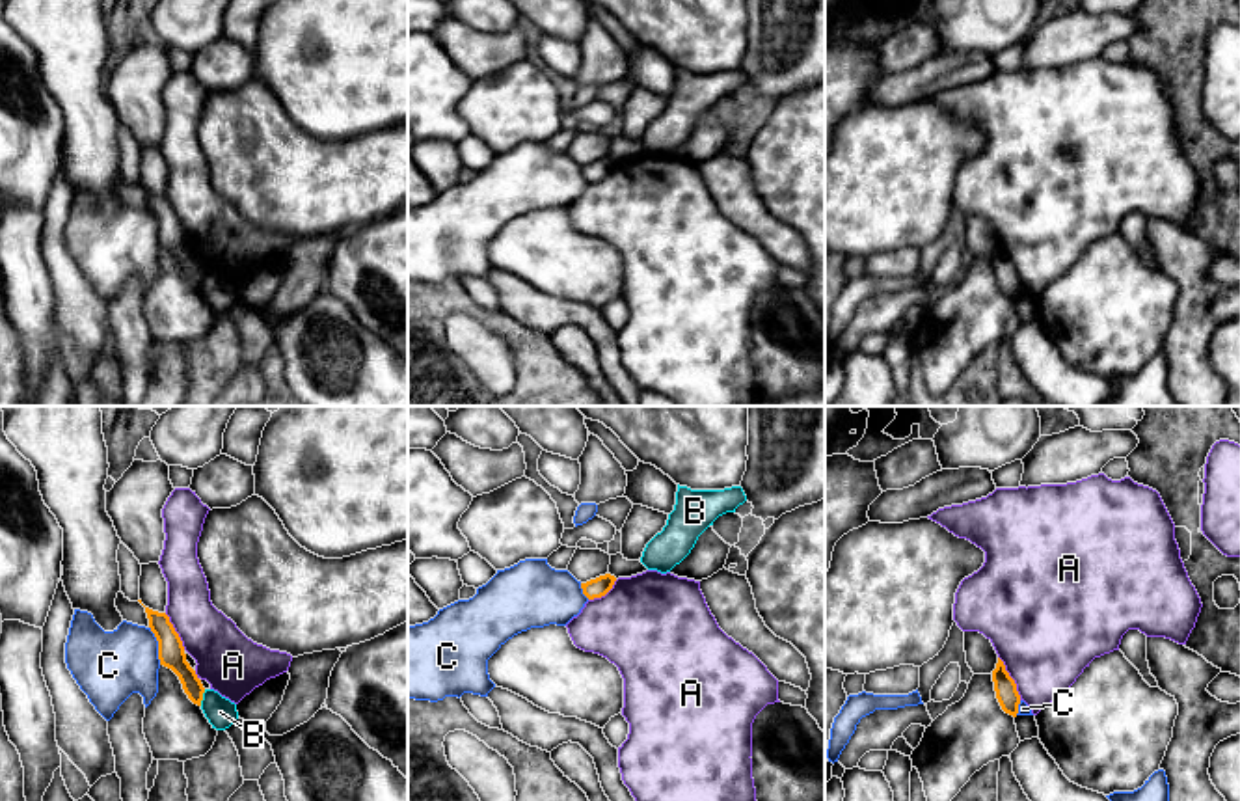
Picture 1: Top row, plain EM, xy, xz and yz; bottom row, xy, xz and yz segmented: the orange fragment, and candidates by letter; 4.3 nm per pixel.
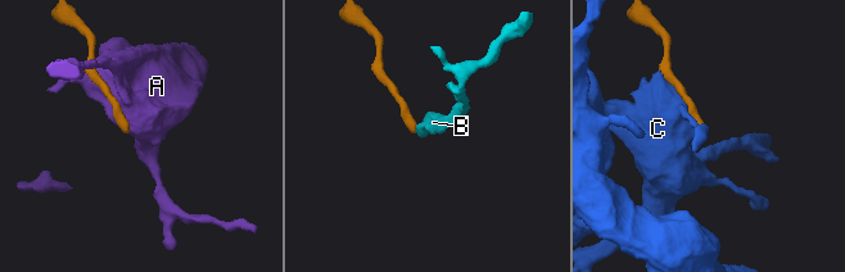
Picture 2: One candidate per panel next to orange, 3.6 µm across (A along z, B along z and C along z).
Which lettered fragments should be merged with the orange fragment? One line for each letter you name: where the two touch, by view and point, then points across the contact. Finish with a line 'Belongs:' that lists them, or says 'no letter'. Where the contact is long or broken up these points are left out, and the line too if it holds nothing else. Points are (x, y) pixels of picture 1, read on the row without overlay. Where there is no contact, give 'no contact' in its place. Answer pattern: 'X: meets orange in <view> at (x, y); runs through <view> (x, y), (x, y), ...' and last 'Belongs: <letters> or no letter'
Belongs: no letter

